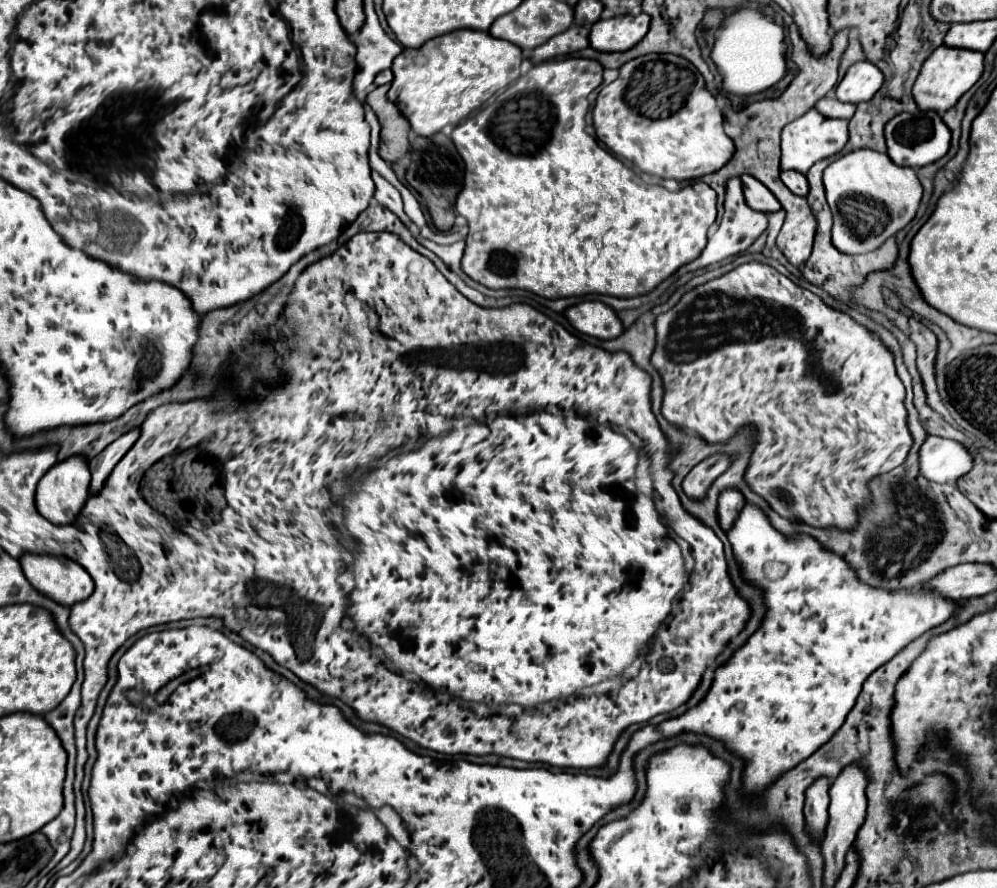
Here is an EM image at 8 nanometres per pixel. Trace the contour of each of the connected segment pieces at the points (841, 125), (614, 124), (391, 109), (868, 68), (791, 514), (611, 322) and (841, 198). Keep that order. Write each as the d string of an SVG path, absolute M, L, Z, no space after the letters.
M817 109L807 111L803 117L795 119L793 123L789 123L783 129L781 135L781 171L793 169L799 173L807 173L811 165L815 165L821 159L827 159L835 153L839 153L845 143L849 139L849 129L847 129L847 121L845 119L827 119L823 115L819 115Z
M643 55L619 69L619 77L601 89L593 109L593 125L597 137L623 159L637 165L643 173L661 179L699 179L719 171L733 157L735 145L723 129L723 113L713 93L707 91L703 75L683 57L677 55Z
M389 85L375 87L369 93L367 103L373 107L383 127L381 129L381 157L385 161L399 161L401 157L409 153L411 125L403 117L403 113L395 107L395 103L387 99L387 91L389 91Z
M859 61L851 65L843 77L843 81L837 85L837 99L843 103L859 105L863 101L871 101L873 95L883 85L883 73L867 61Z
M749 261L745 265L739 265L739 269L725 273L719 279L713 279L705 285L697 285L695 289L687 291L671 311L655 319L655 333L657 335L651 365L657 369L663 381L663 403L661 403L663 417L679 429L695 431L695 435L699 435L709 445L727 443L739 429L753 423L757 429L757 443L753 445L753 453L749 457L745 481L753 493L763 497L773 511L789 519L791 523L805 523L811 527L825 527L825 529L835 527L841 531L857 529L859 511L865 511L865 507L871 503L871 491L867 483L905 463L909 449L913 445L913 437L907 425L905 387L895 373L891 351L867 327L853 321L847 313L829 307L827 303L823 303L821 297L817 297L809 289L795 285L775 267L759 261Z
M581 301L565 309L563 315L579 333L597 339L615 339L619 333L623 333L617 313L611 313L611 309L601 301Z
M857 149L835 159L823 171L823 183L833 213L833 245L847 255L877 251L889 237L911 223L923 193L915 169L895 165L889 155L871 149Z

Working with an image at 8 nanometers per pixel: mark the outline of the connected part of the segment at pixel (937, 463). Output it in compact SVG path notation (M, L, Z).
M929 437L919 453L923 477L935 483L957 483L973 469L971 453L957 441Z

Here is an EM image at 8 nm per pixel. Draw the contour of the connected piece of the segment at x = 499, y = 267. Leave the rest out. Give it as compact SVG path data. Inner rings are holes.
M557 59L533 65L523 77L519 77L509 89L497 95L483 111L475 117L469 117L461 125L455 127L451 139L455 147L459 147L459 155L465 161L465 181L463 189L457 195L455 211L463 215L469 223L467 247L461 261L461 269L473 281L489 287L489 289L525 289L545 299L559 299L559 297L583 297L583 295L613 295L613 297L637 297L647 295L653 291L661 281L673 275L679 267L697 259L707 243L707 231L717 217L715 209L715 191L705 183L689 185L677 193L667 191L661 185L649 185L639 175L635 175L629 167L625 167L617 157L609 155L601 149L585 129L587 129L587 113L589 113L589 93L603 83L603 67L595 59Z

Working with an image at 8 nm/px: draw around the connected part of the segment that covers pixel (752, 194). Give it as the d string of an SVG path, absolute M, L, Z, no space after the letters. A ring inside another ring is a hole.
M743 175L741 181L743 181L743 191L745 191L745 201L747 201L747 205L751 209L761 211L761 213L771 213L771 211L781 209L781 205L775 199L775 195L763 183L755 181L749 175Z

